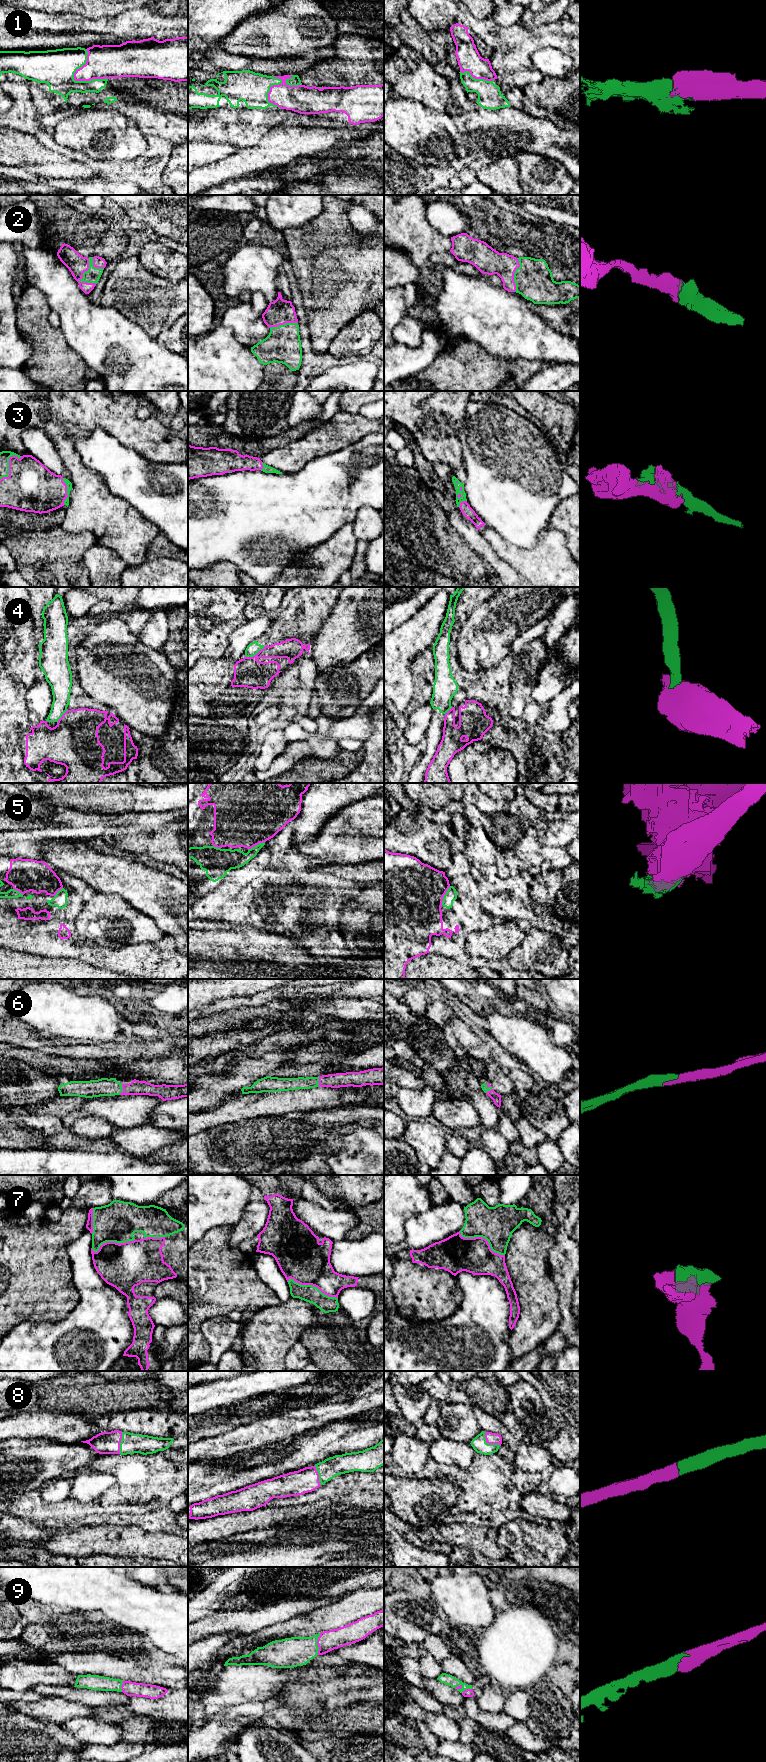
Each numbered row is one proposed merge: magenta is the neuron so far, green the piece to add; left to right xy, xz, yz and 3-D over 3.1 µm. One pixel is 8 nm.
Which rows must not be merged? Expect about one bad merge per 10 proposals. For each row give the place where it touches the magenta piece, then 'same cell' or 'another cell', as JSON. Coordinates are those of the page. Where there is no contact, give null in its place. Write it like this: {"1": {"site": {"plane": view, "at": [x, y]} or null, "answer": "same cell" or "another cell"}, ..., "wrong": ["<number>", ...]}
{"1": {"site": {"plane": "xy", "at": [75, 80]}, "answer": "same cell"}, "2": {"site": {"plane": "xy", "at": [82, 277]}, "answer": "same cell"}, "3": {"site": {"plane": "xy", "at": [9, 465]}, "answer": "same cell"}, "4": {"site": {"plane": "xz", "at": [256, 654]}, "answer": "another cell"}, "5": {"site": {"plane": "yz", "at": [444, 894]}, "answer": "same cell"}, "6": {"site": {"plane": "xy", "at": [123, 1089]}, "answer": "same cell"}, "7": {"site": {"plane": "yz", "at": [483, 1238]}, "answer": "same cell"}, "8": {"site": {"plane": "yz", "at": [489, 1443]}, "answer": "same cell"}, "9": {"site": {"plane": "xz", "at": [317, 1644]}, "answer": "same cell"}, "wrong": ["4"]}

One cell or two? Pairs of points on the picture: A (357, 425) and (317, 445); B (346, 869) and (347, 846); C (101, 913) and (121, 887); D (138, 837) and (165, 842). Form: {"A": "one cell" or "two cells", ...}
{"A": "one cell", "B": "two cells", "C": "two cells", "D": "one cell"}

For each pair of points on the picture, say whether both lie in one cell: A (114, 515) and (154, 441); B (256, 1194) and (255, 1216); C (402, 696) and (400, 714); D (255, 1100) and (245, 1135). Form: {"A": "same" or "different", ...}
{"A": "same", "B": "different", "C": "same", "D": "different"}

